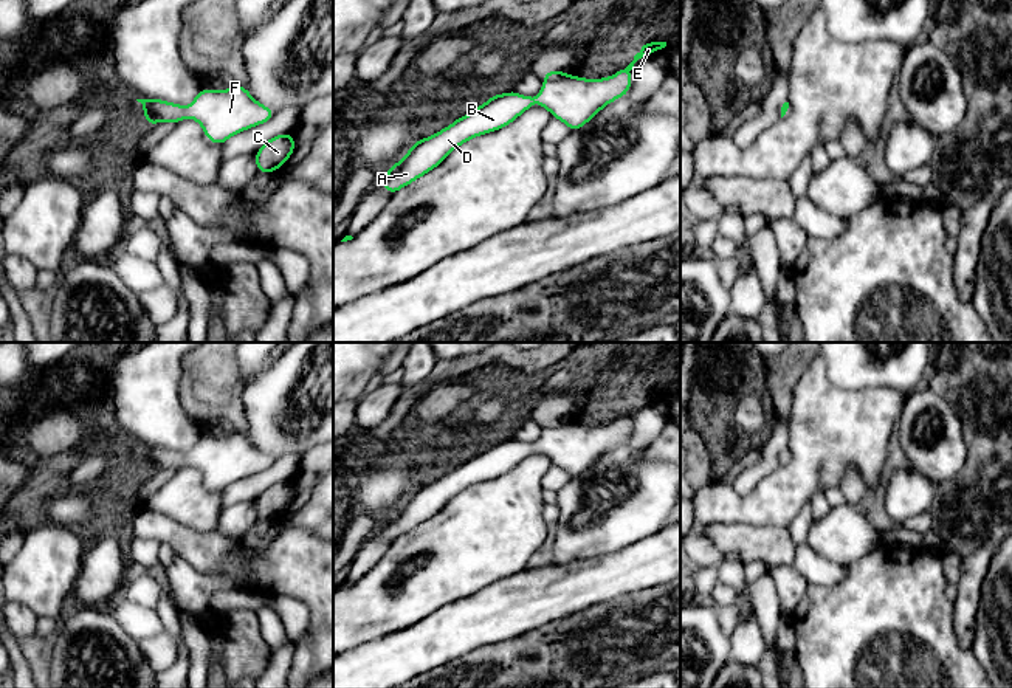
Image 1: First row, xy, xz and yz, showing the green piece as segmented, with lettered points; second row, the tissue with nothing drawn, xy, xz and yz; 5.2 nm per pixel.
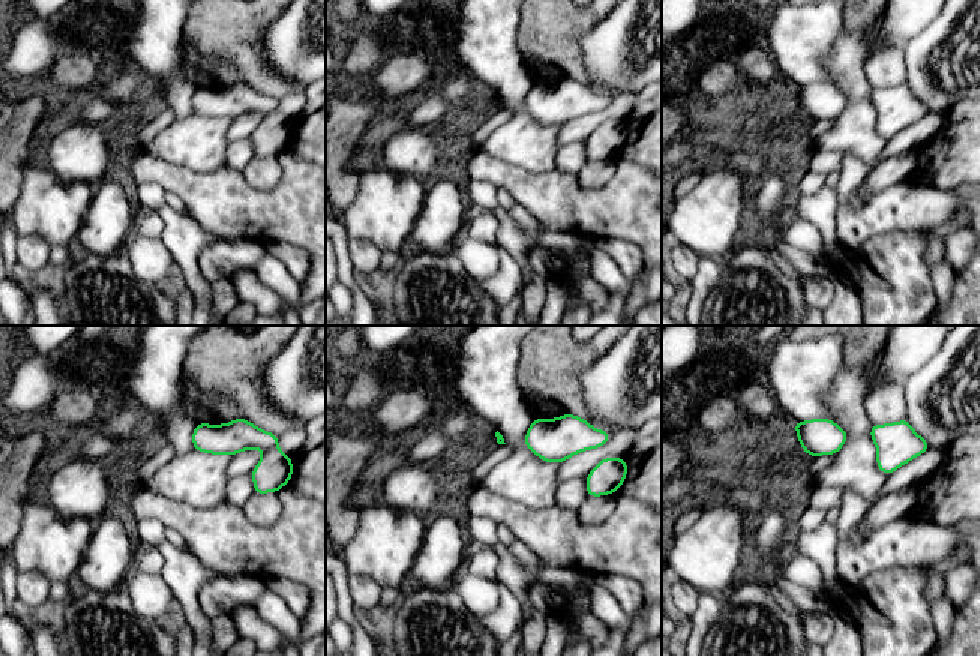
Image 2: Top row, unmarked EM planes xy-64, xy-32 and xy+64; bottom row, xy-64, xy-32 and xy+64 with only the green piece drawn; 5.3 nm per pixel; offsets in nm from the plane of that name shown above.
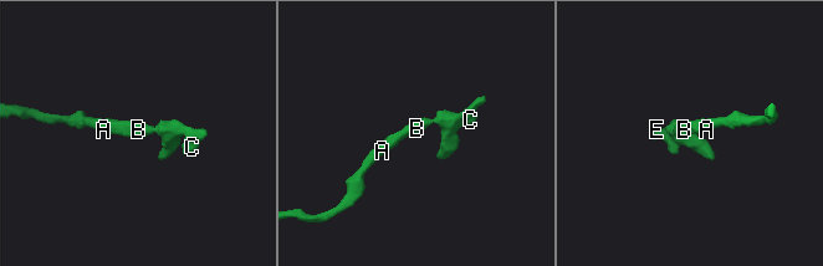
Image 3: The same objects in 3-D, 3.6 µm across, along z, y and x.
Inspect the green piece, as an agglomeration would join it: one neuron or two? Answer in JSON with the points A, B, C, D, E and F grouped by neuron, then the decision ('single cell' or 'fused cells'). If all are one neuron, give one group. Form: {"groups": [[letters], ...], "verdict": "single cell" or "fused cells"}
{"groups": [["A", "B", "C", "D", "E", "F"]], "verdict": "single cell"}

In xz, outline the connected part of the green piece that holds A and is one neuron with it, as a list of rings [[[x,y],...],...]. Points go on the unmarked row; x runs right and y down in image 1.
[[[666,389],[642,392],[634,408],[611,425],[583,426],[556,417],[546,418],[542,435],[536,445],[516,439],[491,442],[488,449],[470,462],[456,466],[429,485],[415,488],[411,497],[395,513],[391,513],[387,522],[381,524],[384,536],[395,541],[437,514],[457,493],[508,473],[535,449],[567,471],[570,479],[583,474],[603,454],[628,440],[632,432],[629,418],[639,406],[665,394]]]

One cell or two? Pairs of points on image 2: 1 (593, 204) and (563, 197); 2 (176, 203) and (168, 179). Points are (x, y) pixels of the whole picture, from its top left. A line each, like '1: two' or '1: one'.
1: one
2: two

